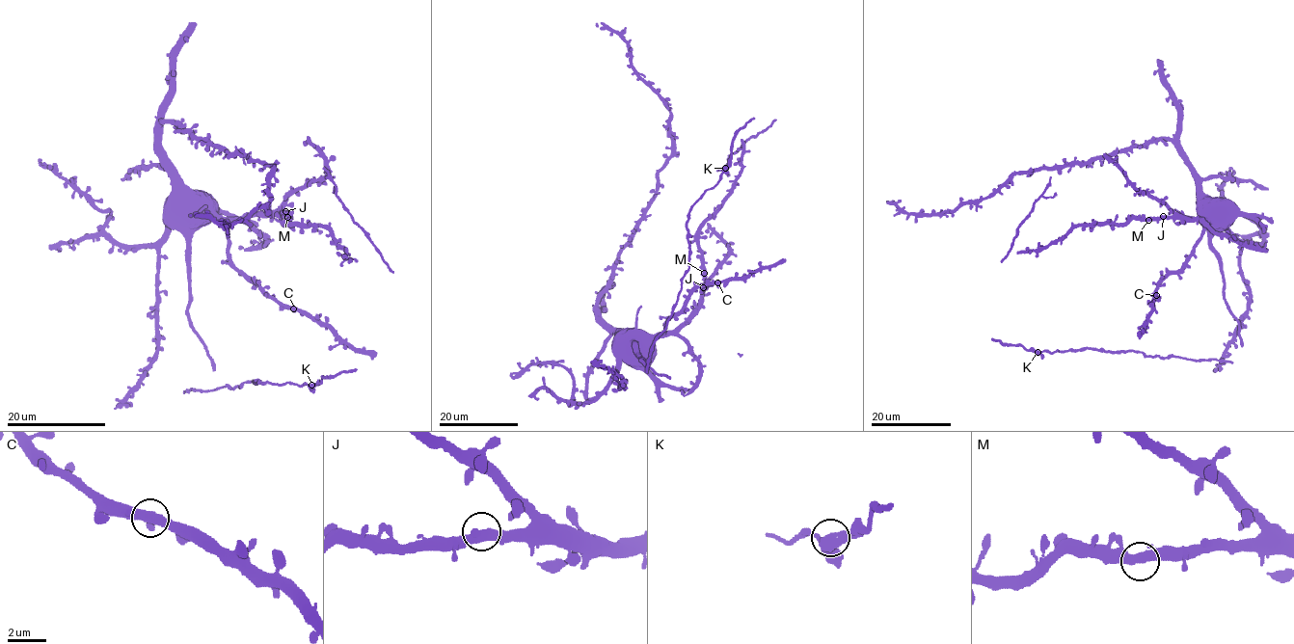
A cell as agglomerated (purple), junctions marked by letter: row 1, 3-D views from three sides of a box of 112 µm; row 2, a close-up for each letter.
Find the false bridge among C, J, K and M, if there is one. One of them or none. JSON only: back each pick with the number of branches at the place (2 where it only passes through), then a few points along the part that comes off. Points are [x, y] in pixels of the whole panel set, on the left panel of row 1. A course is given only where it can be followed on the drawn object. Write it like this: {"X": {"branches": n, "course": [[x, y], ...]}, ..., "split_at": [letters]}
{"split_at": []}

